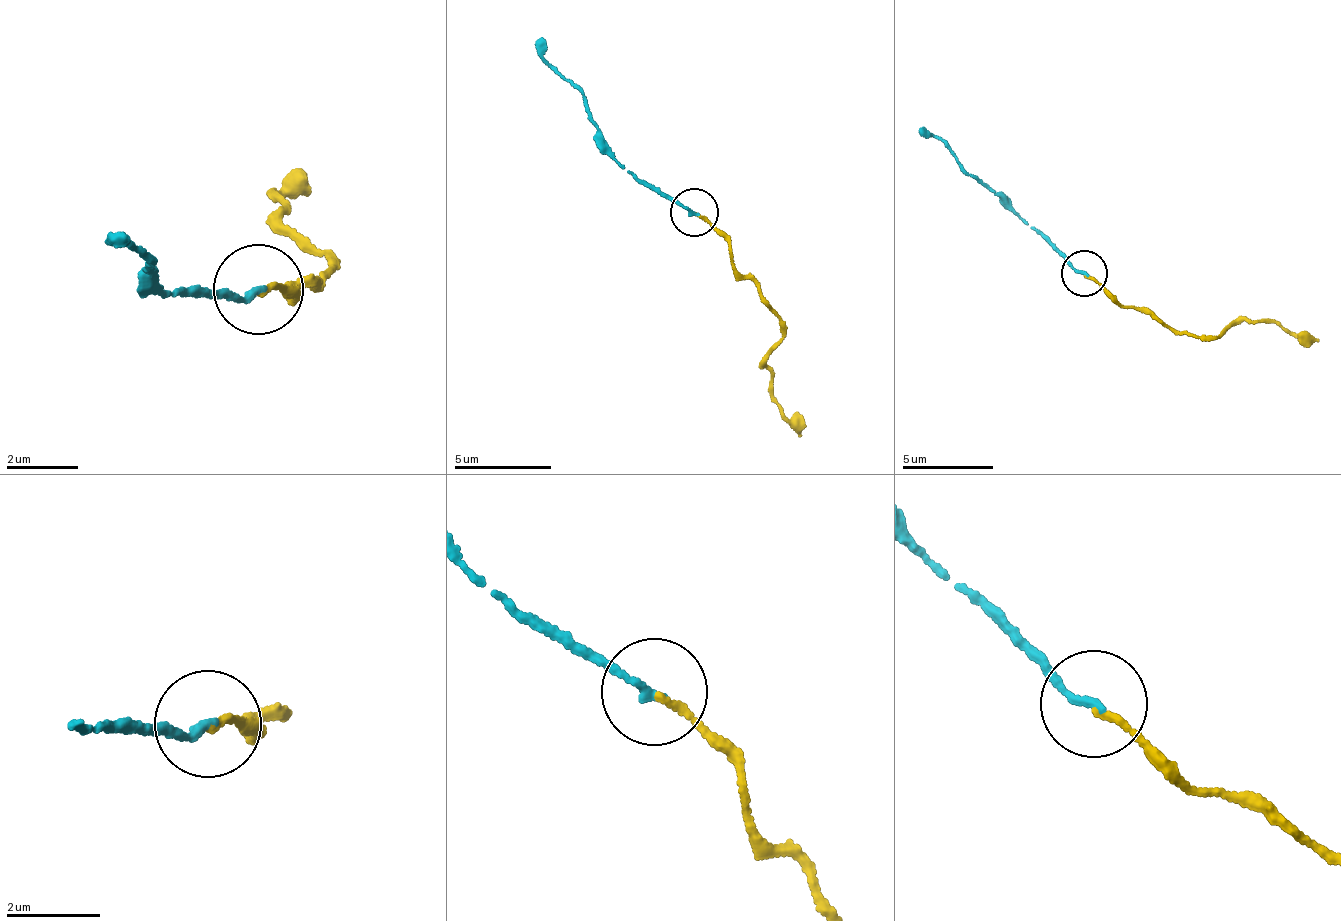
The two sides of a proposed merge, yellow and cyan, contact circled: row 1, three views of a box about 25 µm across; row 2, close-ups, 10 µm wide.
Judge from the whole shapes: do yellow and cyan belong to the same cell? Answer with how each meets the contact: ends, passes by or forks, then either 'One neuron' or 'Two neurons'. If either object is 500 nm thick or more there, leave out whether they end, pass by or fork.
At the ring yellow ends. At the ring cyan ends. One neuron

